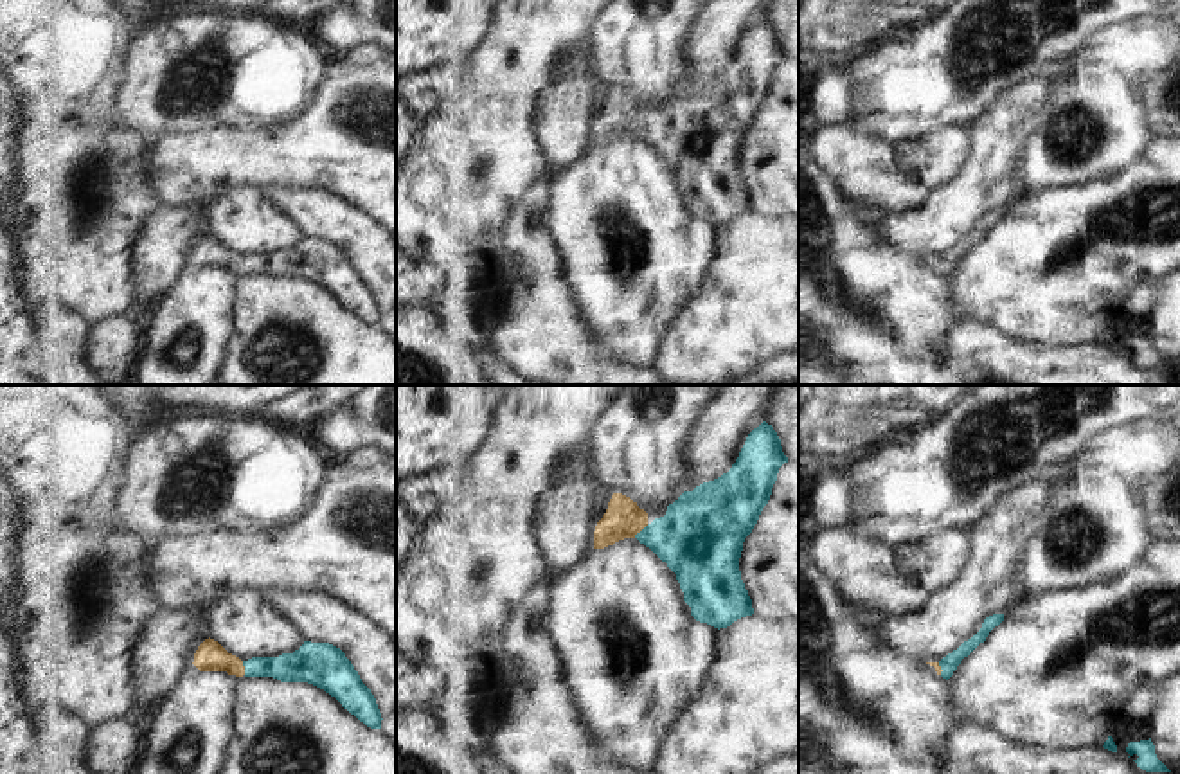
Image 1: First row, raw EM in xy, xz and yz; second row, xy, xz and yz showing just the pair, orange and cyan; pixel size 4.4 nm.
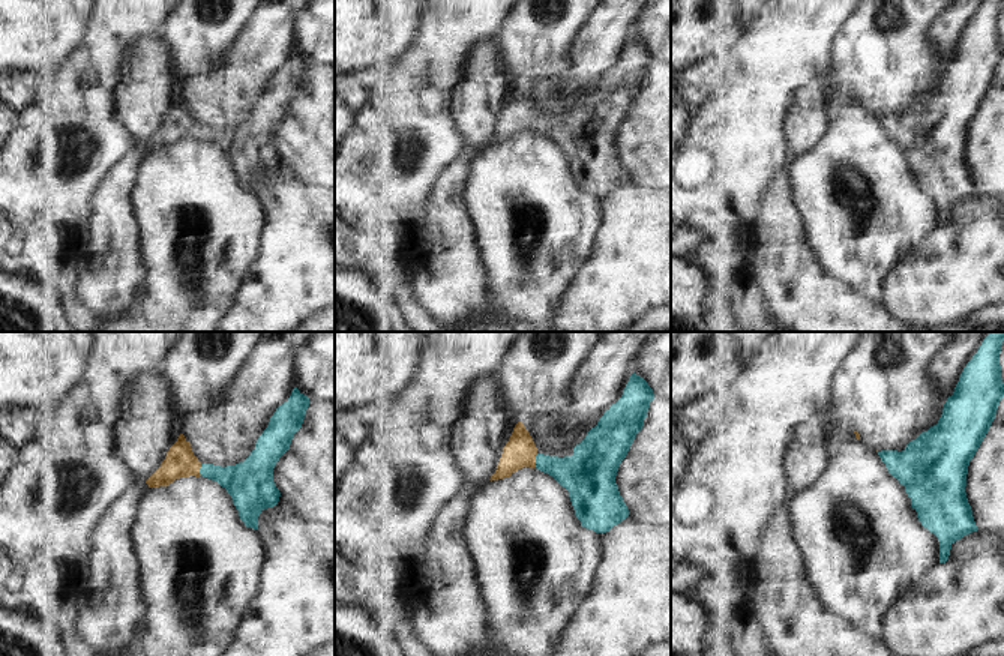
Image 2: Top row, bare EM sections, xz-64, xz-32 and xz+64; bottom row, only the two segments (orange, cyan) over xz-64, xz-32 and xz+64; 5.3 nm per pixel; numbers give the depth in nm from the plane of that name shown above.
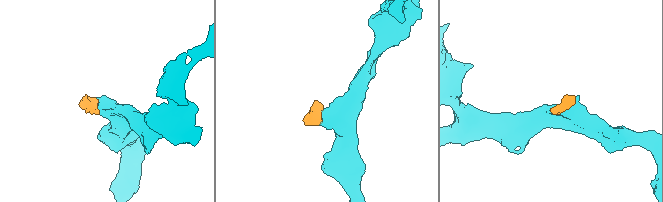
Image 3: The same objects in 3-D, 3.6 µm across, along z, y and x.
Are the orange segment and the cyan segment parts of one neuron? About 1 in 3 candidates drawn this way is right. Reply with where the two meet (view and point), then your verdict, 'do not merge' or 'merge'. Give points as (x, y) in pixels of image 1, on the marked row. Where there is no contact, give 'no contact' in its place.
meets orange in xz at (641, 530); merge

